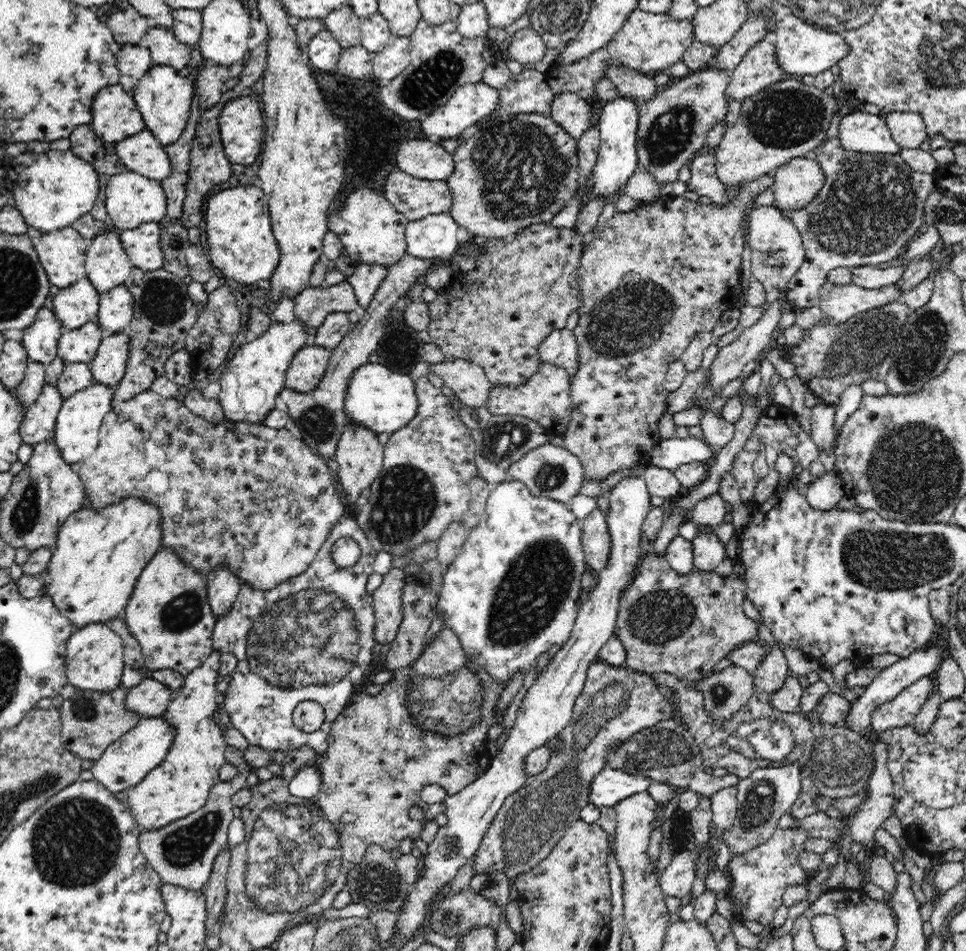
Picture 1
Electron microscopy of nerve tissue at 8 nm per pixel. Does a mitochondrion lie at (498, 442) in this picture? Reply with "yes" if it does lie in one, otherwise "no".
yes

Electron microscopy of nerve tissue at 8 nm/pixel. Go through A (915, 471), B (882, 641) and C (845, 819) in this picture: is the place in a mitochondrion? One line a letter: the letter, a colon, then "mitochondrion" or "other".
A: mitochondrion
B: other
C: other

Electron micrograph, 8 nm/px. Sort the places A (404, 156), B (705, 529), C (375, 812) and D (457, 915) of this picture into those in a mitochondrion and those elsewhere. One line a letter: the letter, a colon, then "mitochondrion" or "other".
A: other
B: other
C: other
D: mitochondrion

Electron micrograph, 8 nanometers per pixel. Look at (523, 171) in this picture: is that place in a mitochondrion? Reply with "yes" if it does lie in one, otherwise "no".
yes

